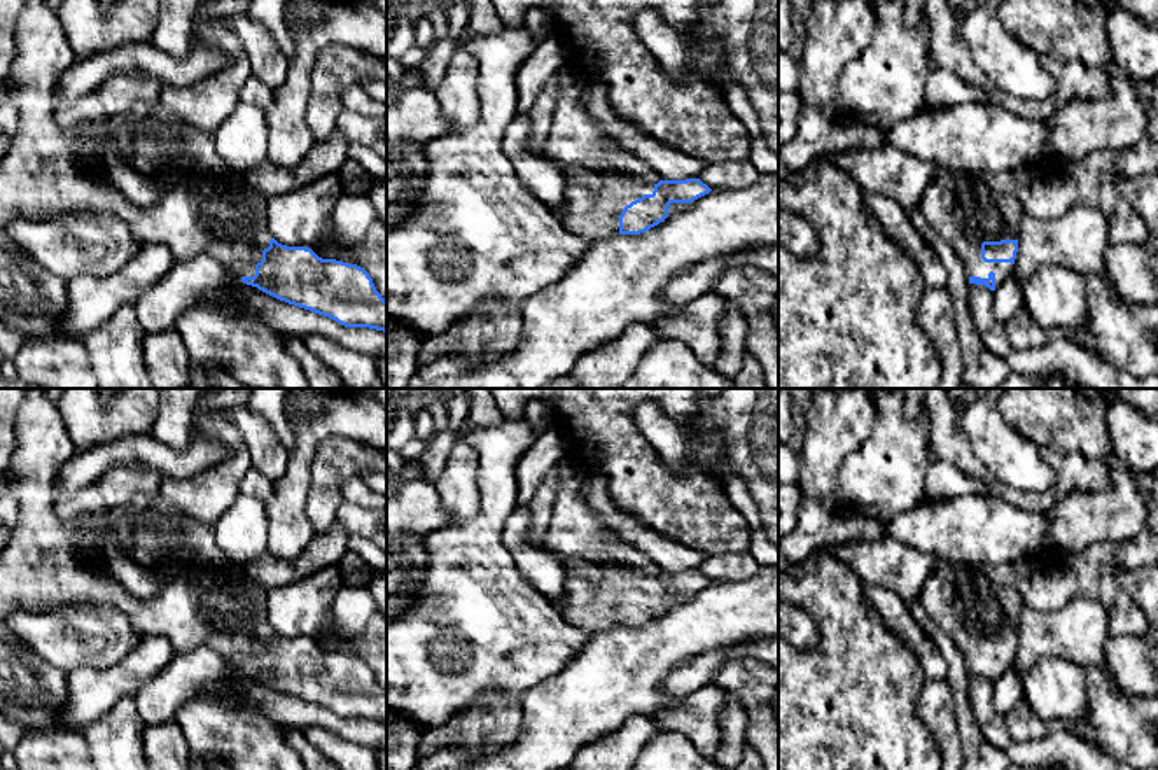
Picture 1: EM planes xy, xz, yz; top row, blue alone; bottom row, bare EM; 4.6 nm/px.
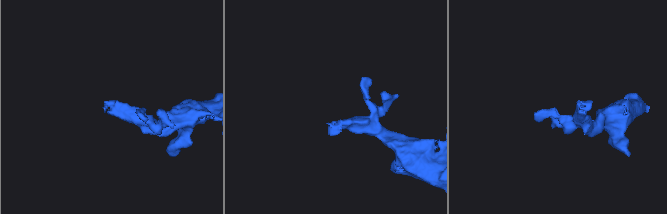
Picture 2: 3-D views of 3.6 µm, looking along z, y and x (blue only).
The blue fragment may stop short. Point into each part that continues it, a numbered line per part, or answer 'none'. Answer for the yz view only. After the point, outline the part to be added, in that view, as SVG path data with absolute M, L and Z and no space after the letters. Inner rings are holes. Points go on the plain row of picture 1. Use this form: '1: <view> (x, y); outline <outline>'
1: yz (966, 604); outline M941 564L929 578L920 606L924 611L952 637L966 654L967 668L988 670L995 665L995 679L1008 668L1013 668L1011 654L985 654L981 651L983 634L1018 632L1020 612L1025 607L1023 598L1008 586L992 583L981 572L969 565Z

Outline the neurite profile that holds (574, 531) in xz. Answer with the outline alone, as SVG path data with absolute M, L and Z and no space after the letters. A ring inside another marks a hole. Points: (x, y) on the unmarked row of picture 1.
M569 455L558 464L558 495L544 536L553 553L576 556L593 565L626 567L644 576L658 576L661 569L640 550L605 528L581 499L588 469Z

